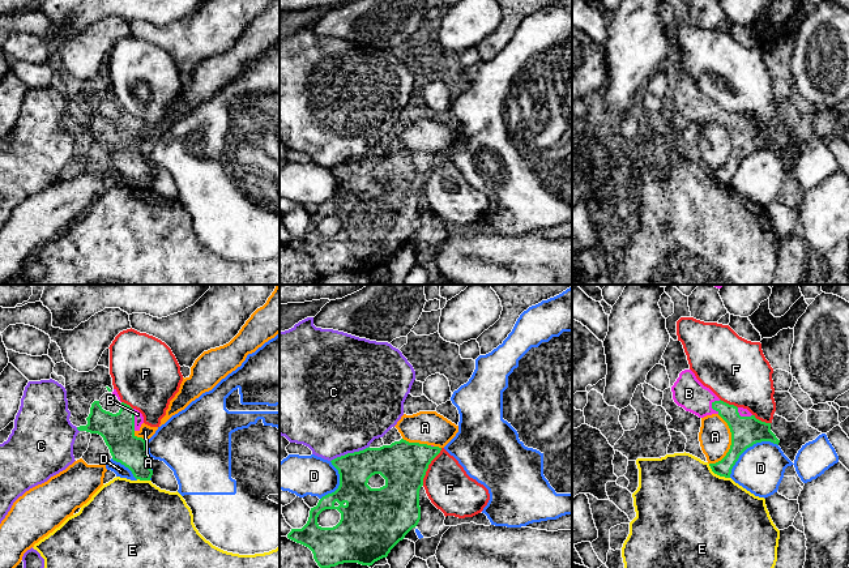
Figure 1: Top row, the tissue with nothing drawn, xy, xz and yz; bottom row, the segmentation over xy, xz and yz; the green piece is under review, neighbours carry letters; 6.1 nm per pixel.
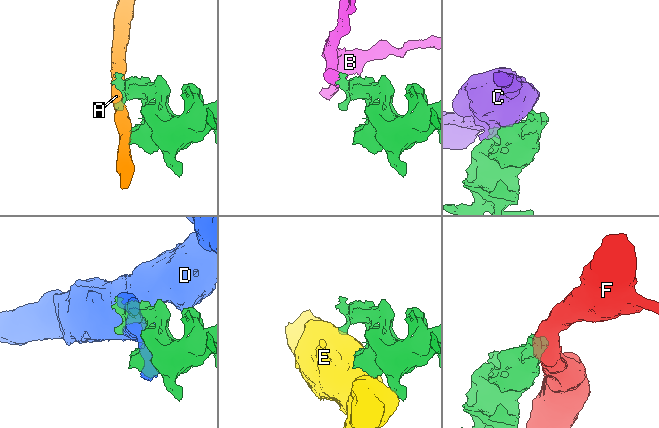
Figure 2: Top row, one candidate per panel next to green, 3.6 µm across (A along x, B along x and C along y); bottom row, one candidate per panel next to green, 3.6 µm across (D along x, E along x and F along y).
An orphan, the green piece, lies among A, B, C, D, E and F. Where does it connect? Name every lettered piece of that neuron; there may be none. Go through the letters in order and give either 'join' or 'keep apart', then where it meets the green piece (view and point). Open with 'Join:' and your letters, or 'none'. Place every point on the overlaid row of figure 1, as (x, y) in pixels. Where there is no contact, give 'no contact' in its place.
Join: B
A: keep apart; meets green in yz at (732, 443)
B: join; meets green in xy at (133, 419)
C: keep apart; meets green in xz at (349, 453)
D: keep apart; meets green in yz at (747, 447)
E: keep apart; meets green in yz at (717, 474)
F: keep apart; meets green in xz at (427, 466)

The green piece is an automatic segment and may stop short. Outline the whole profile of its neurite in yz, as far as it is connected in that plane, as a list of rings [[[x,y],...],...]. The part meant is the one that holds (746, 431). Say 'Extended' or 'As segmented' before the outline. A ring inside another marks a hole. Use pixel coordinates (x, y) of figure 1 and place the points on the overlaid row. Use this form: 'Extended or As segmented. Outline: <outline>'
Extended. Outline: [[[684,370],[671,387],[674,402],[699,418],[718,414],[729,426],[731,445],[726,456],[709,464],[712,471],[730,478],[731,469],[739,456],[750,447],[761,441],[780,443],[771,431],[771,423],[755,418],[747,409],[721,401],[709,388],[704,387],[691,370]]]

